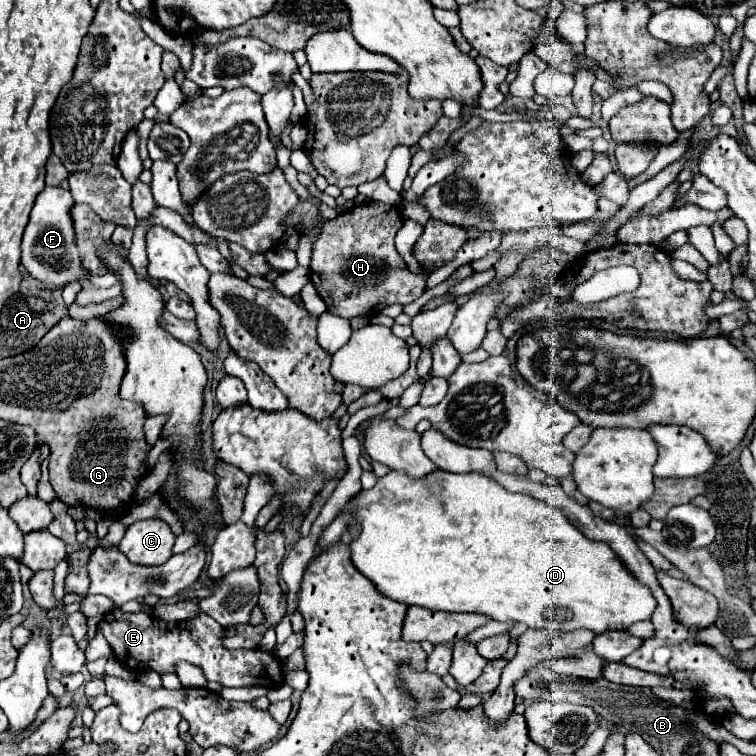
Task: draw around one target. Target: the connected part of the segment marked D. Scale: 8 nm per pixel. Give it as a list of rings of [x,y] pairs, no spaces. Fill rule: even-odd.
[[[390,471],[384,477],[378,479],[378,483],[368,489],[368,491],[360,491],[358,495],[354,495],[344,507],[342,511],[334,517],[334,521],[330,525],[326,525],[318,537],[316,543],[316,553],[322,553],[326,549],[330,549],[332,545],[338,545],[342,541],[342,535],[350,531],[350,521],[356,521],[360,525],[360,533],[356,539],[352,539],[350,547],[350,555],[352,555],[352,563],[354,567],[358,567],[358,571],[368,577],[378,593],[382,593],[384,597],[392,599],[392,601],[400,601],[406,605],[418,605],[424,609],[438,609],[438,611],[458,611],[458,613],[482,613],[488,615],[496,621],[520,621],[526,623],[528,627],[540,627],[540,629],[548,629],[552,633],[556,631],[574,631],[574,629],[592,629],[594,633],[604,633],[610,629],[628,629],[632,623],[636,621],[644,621],[650,619],[656,599],[652,597],[650,589],[646,585],[640,585],[628,571],[626,567],[620,563],[620,559],[614,555],[614,551],[600,541],[592,541],[588,537],[584,537],[564,515],[562,511],[558,511],[556,507],[546,505],[544,501],[532,499],[530,495],[522,495],[522,493],[510,493],[506,489],[502,489],[502,485],[498,485],[496,481],[492,481],[490,477],[482,475],[482,473],[468,473],[468,475],[454,475],[448,471],[434,471],[430,475],[426,475],[424,479],[418,481],[410,481],[404,473],[398,471]]]

